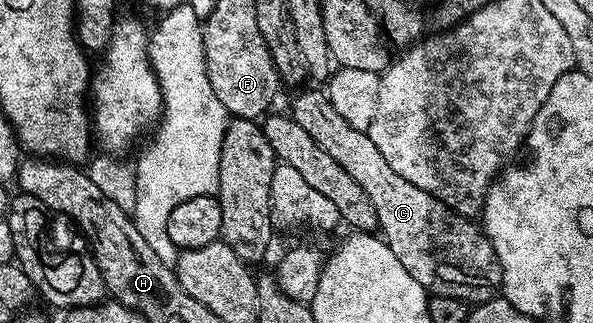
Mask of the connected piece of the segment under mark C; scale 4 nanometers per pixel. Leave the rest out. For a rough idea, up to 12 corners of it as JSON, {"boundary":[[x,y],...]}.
{"boundary":[[326,91],[289,115],[377,210],[381,239],[428,293],[496,295],[474,228],[405,182]]}

